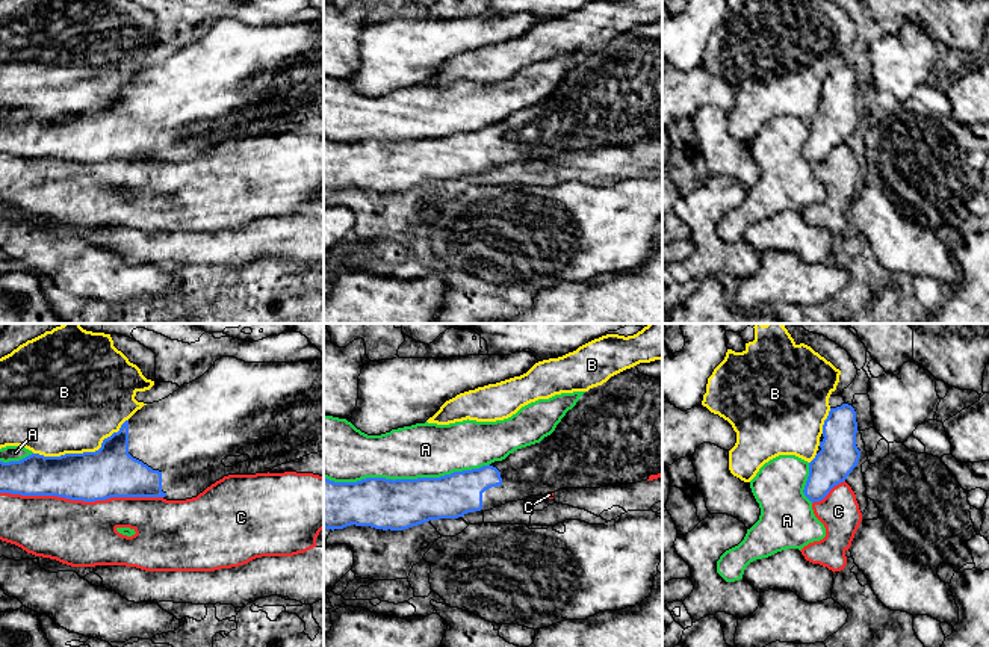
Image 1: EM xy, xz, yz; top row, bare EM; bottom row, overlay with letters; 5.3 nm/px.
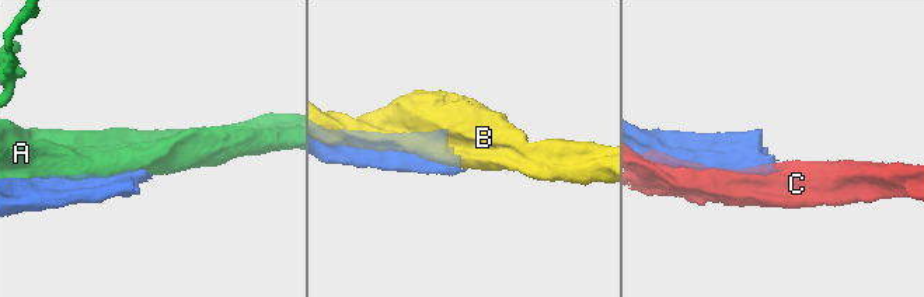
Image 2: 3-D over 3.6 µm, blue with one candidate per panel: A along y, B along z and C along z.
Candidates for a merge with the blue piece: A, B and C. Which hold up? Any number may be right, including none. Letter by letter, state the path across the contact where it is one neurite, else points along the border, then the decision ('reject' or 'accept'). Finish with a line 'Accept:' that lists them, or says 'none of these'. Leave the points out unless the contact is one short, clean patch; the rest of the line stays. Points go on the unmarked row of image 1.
A: reject
B: reject
C: reject
Accept: none of these

